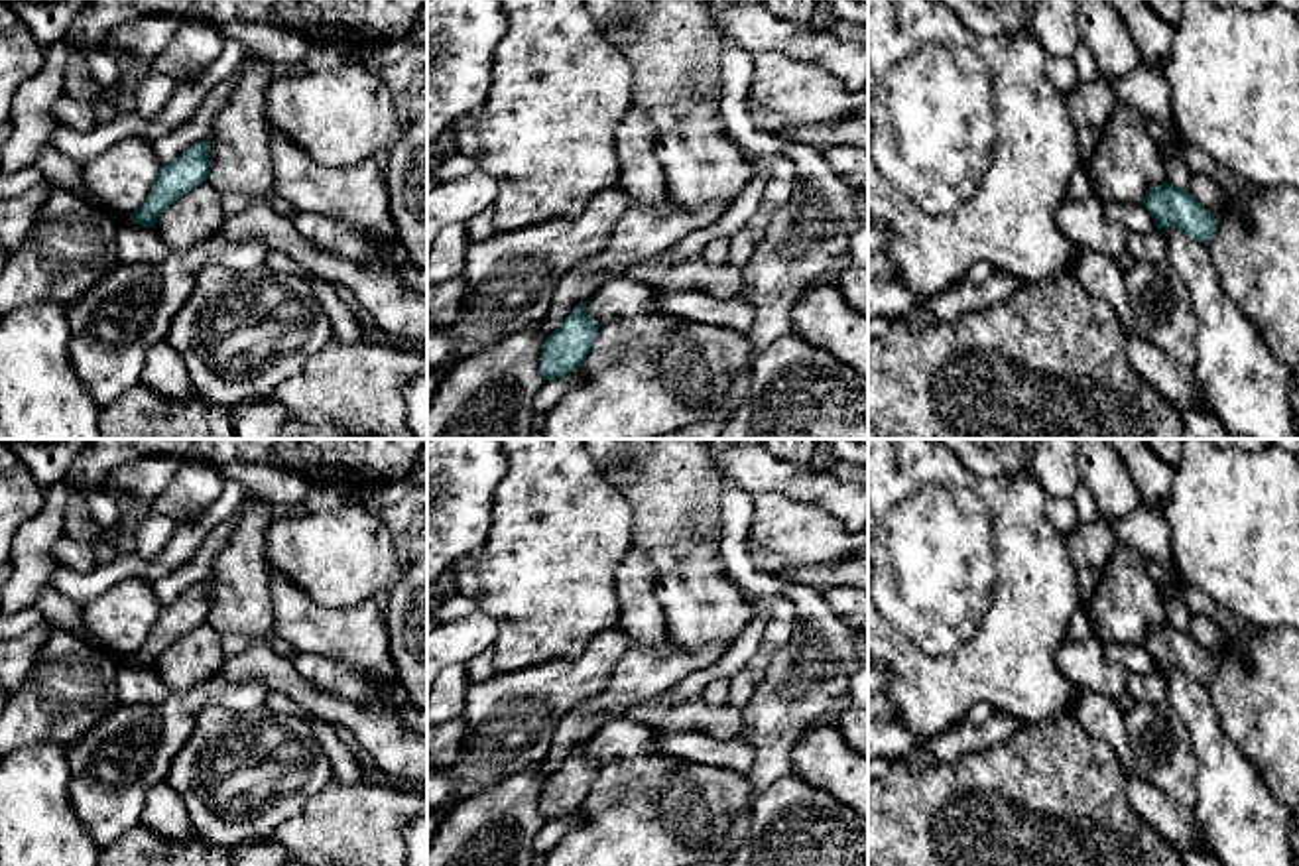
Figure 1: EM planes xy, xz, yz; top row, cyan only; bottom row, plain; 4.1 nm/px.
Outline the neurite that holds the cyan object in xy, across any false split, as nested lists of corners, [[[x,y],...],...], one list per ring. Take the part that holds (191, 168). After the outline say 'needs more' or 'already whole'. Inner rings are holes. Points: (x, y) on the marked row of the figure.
[[[205,140],[193,144],[177,159],[159,167],[159,175],[146,197],[146,203],[134,213],[136,222],[154,228],[157,216],[165,209],[207,181],[209,167],[209,144]]]; already whole

